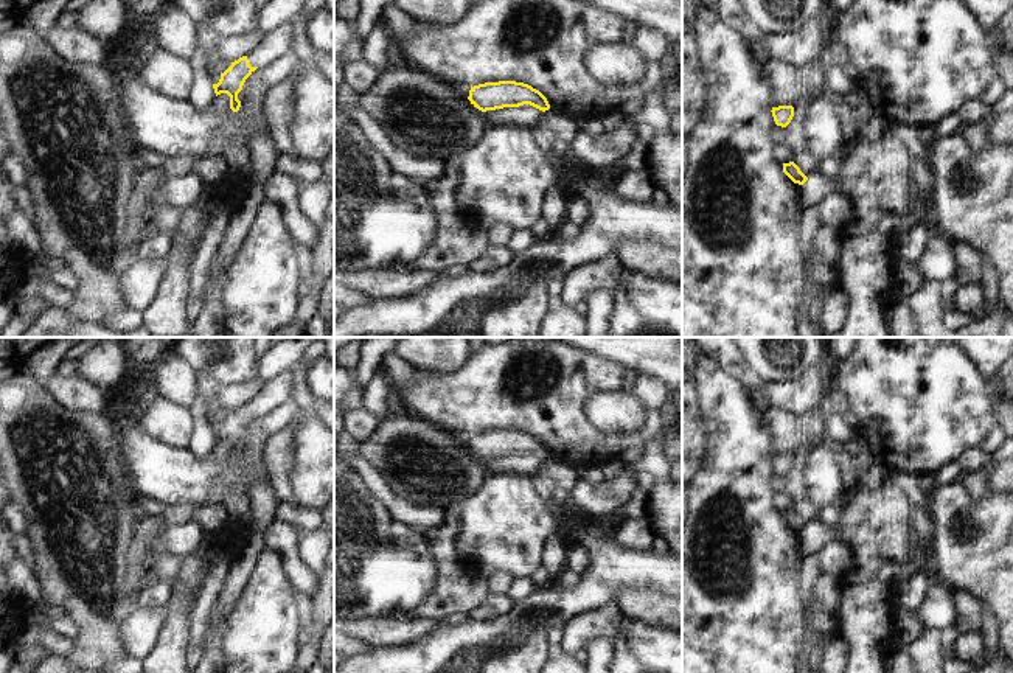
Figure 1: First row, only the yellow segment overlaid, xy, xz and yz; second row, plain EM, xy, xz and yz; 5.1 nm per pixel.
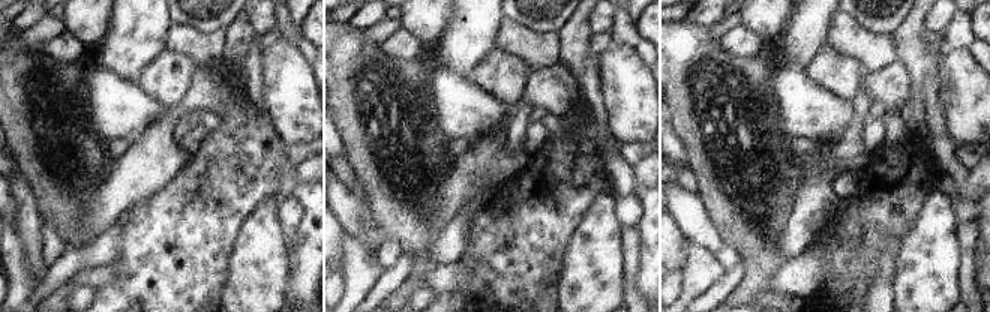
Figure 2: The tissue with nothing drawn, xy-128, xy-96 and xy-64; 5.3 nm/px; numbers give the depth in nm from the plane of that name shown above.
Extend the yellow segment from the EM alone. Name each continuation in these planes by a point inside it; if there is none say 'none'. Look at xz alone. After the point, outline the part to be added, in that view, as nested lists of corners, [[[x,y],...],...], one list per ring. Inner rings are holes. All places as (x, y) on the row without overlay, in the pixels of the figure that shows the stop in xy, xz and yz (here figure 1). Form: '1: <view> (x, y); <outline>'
none

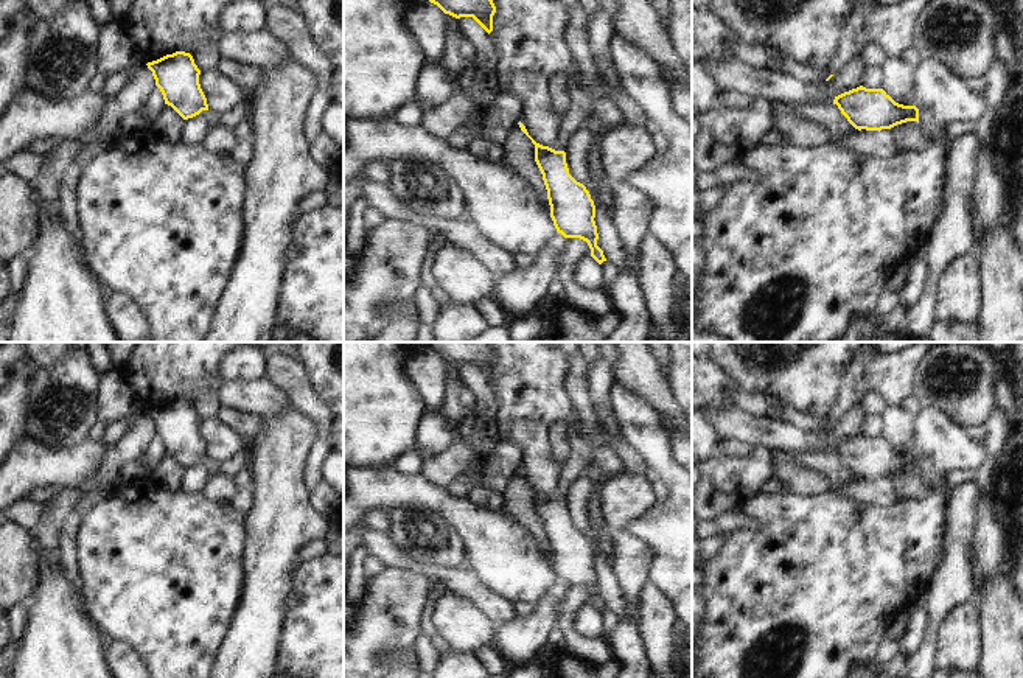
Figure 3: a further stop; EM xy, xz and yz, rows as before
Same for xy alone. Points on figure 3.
none

